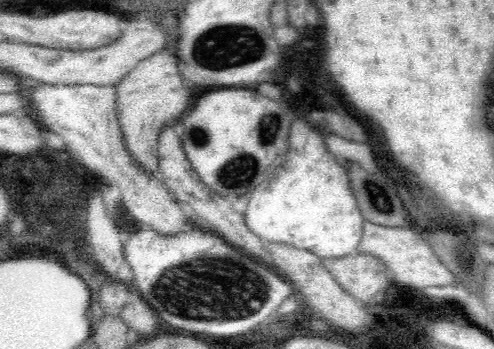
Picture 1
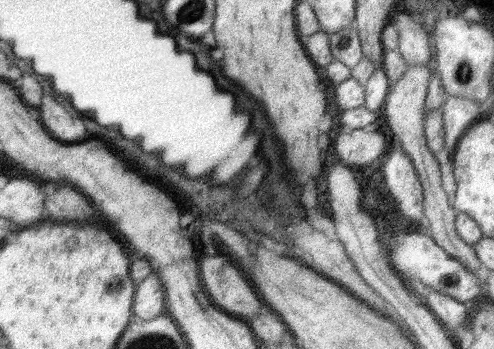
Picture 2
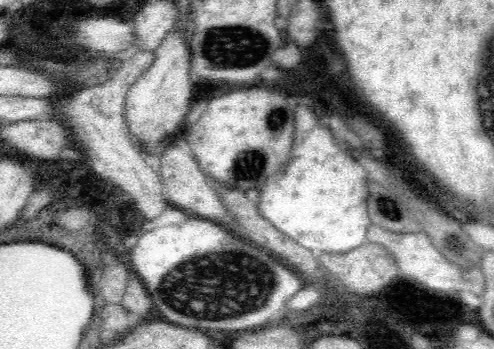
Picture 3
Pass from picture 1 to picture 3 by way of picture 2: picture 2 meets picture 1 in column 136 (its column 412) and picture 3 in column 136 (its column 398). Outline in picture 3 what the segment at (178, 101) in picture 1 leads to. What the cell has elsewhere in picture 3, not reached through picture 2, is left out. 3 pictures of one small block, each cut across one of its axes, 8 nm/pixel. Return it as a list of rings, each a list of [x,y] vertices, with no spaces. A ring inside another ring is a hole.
[[[174,28],[160,42],[150,70],[146,70],[130,86],[126,100],[124,100],[126,124],[128,124],[130,134],[142,154],[150,154],[150,156],[160,154],[160,150],[164,146],[164,138],[184,130],[186,114],[192,108],[190,106],[192,104],[190,80],[194,80],[194,76],[190,74],[190,68],[192,68],[192,50],[186,44],[186,40],[182,38],[180,30],[176,32],[176,28]]]

